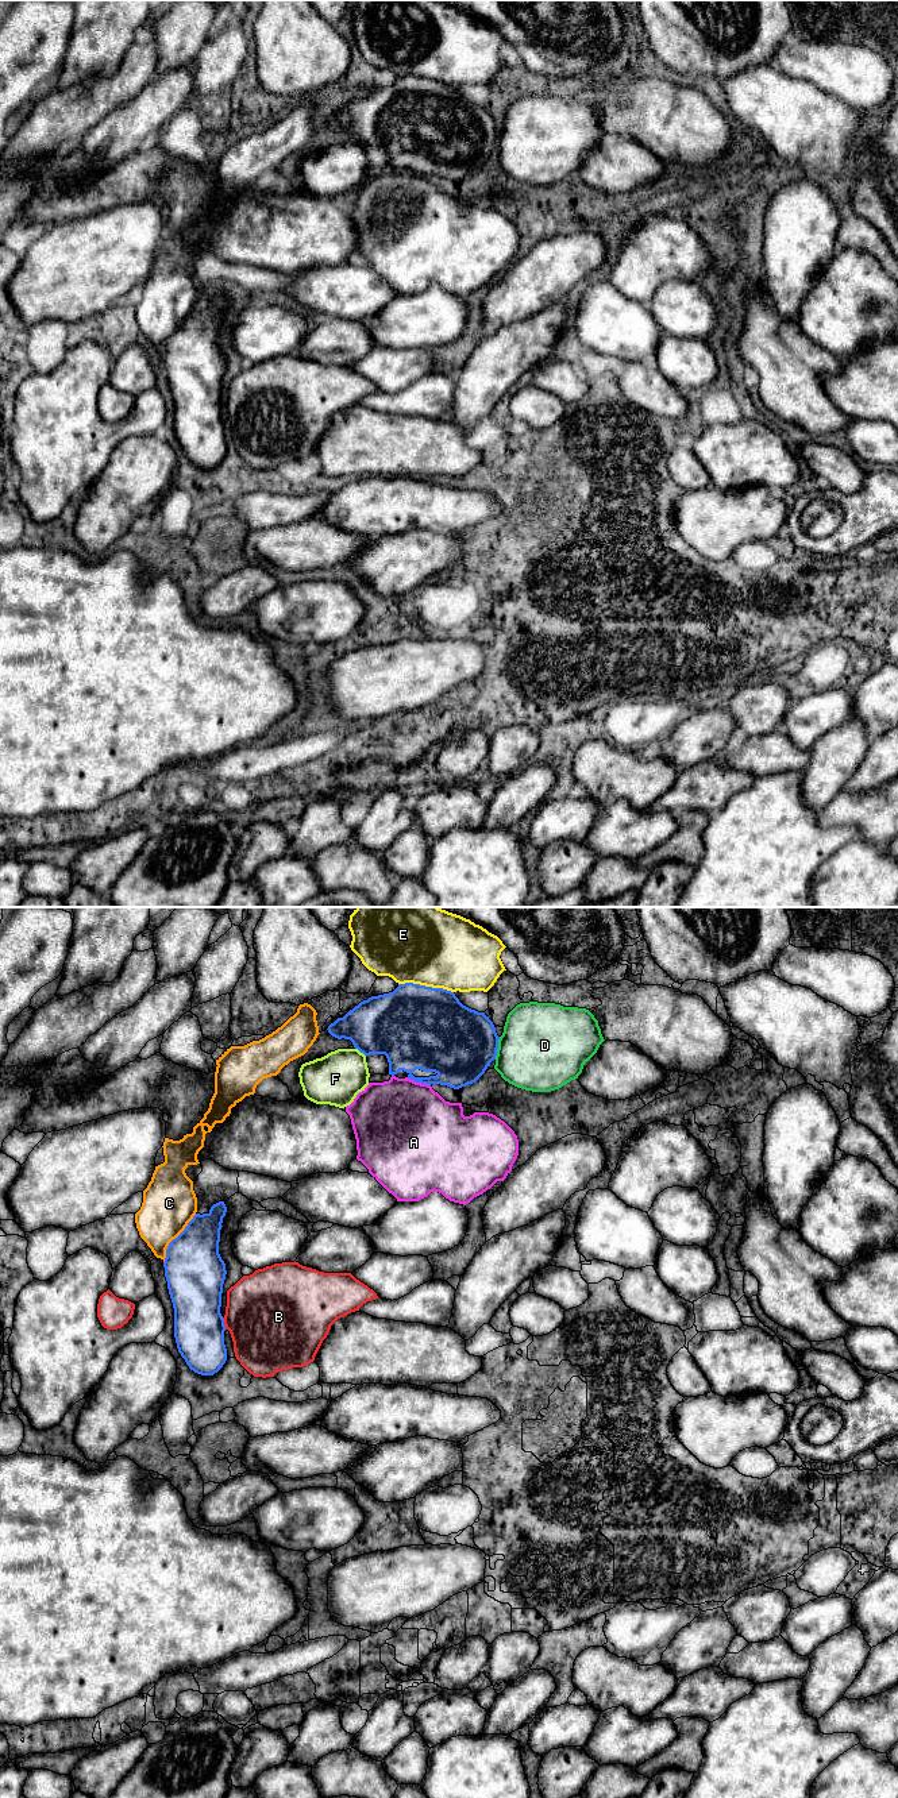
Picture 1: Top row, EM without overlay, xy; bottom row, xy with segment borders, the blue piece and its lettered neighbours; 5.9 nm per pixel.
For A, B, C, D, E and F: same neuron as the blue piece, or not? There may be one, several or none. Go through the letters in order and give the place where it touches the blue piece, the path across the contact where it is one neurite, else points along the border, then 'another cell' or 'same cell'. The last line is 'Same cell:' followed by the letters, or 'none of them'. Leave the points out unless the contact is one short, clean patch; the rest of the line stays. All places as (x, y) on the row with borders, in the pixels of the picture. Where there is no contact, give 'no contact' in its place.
A: xy (419, 1081) | along xy (407, 1077), (430, 1085) | another cell
B: xy (223, 1323) | along xy (222, 1318), (226, 1328) | another cell
C: xy (176, 1238) | same cell
D: xy (497, 1048) | along xy (500, 1037), (494, 1058) | another cell
E: xy (424, 986) | another cell
F: xy (361, 1052) | another cell
Same cell: C

